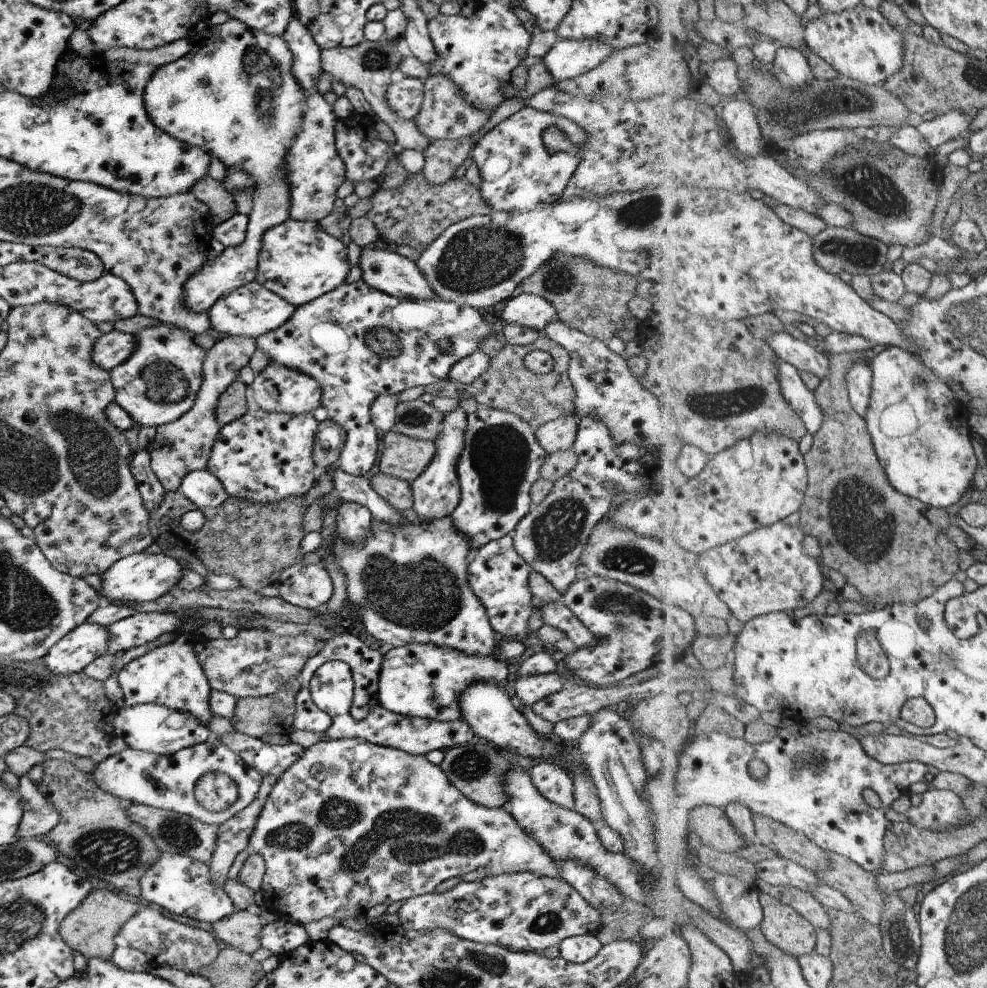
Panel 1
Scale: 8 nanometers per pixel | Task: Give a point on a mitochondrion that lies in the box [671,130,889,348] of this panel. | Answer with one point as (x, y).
(863, 252)

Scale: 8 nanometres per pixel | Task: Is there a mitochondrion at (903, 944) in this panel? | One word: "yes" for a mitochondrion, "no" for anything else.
yes

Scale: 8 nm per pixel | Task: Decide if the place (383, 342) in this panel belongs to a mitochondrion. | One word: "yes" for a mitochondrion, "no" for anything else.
yes

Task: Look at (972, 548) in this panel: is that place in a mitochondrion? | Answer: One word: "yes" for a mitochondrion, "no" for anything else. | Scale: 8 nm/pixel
no

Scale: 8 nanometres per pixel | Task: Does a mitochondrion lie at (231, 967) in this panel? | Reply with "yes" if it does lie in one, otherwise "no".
yes

